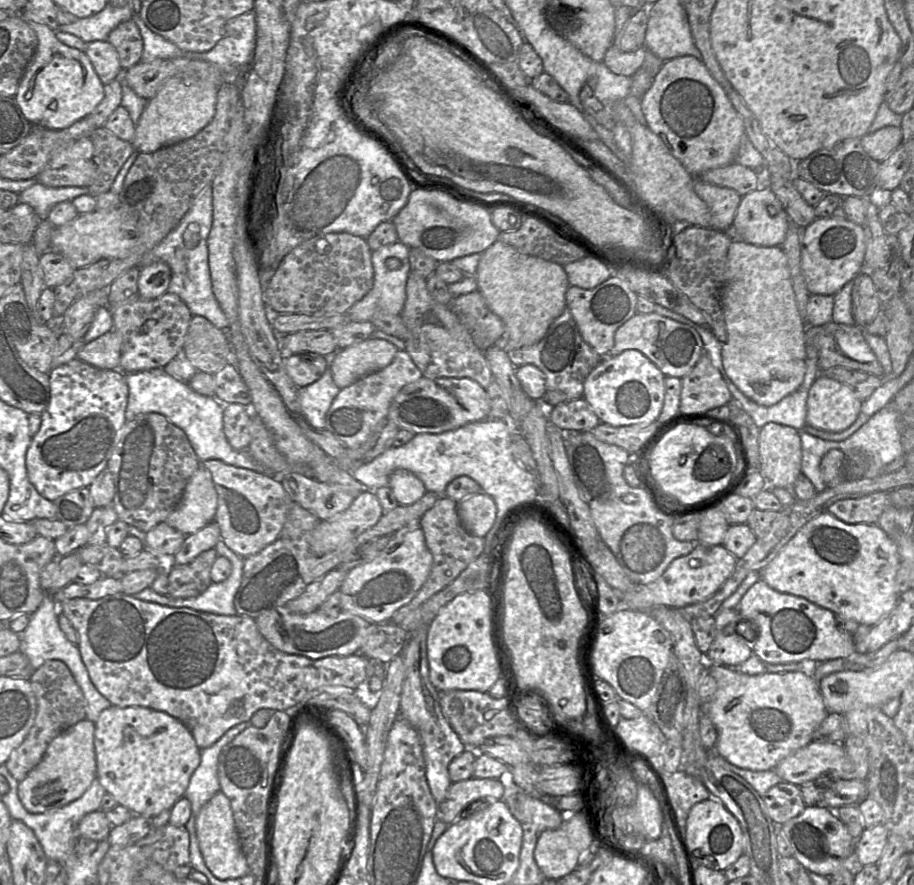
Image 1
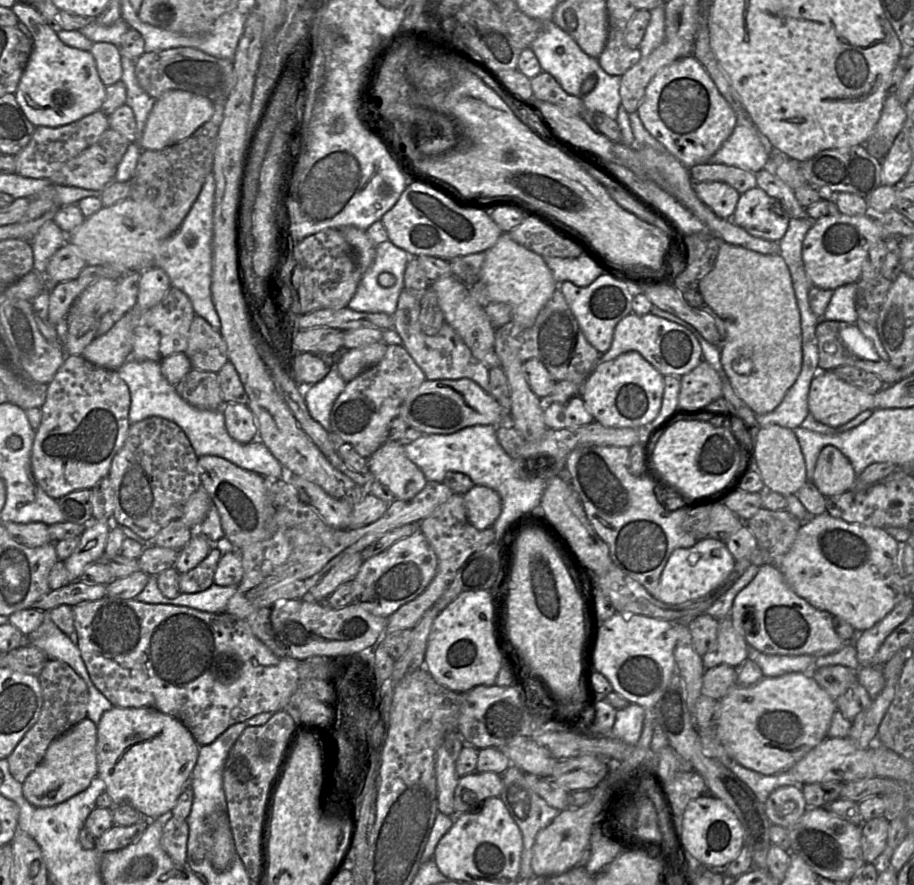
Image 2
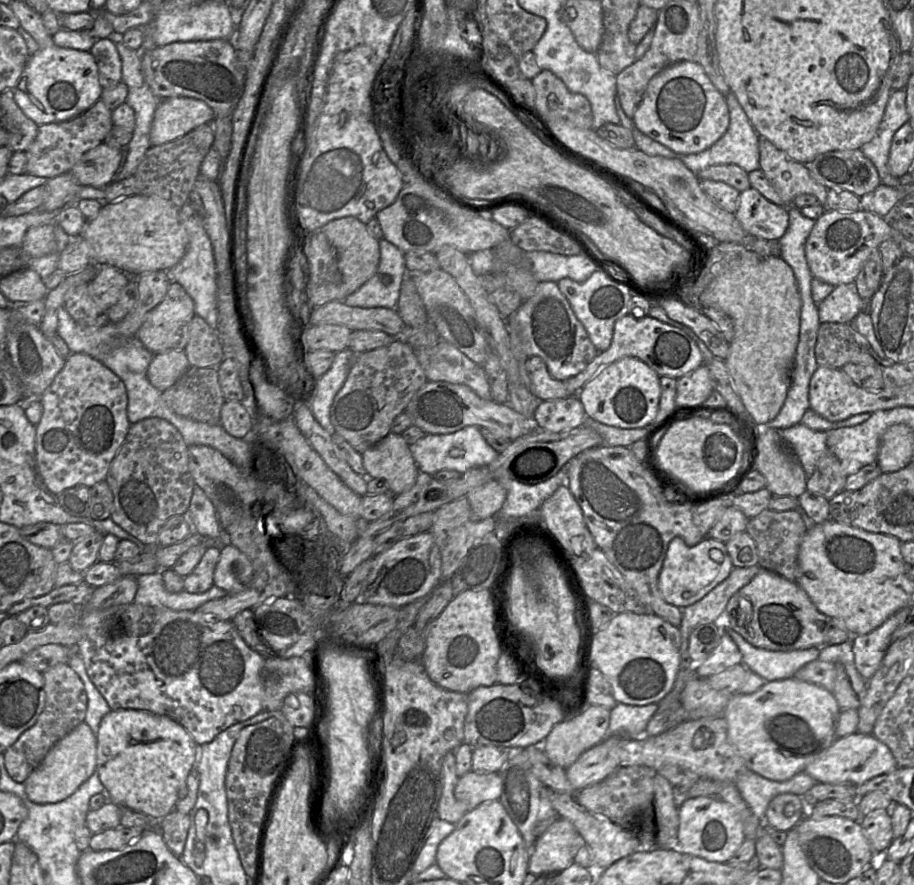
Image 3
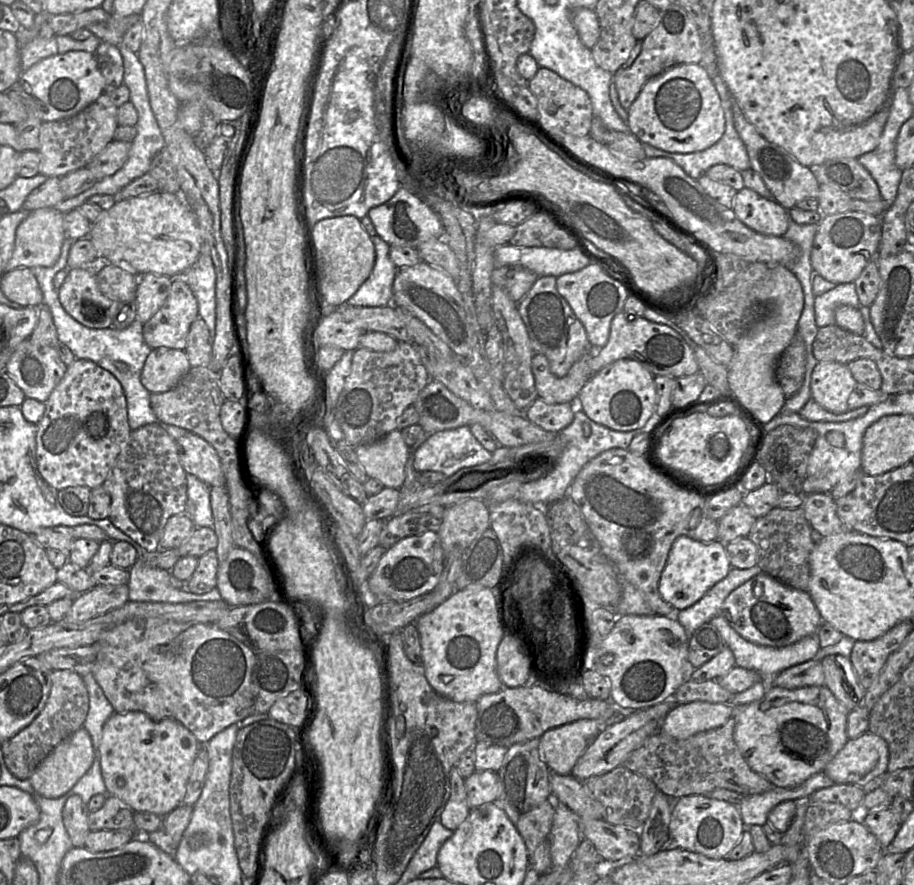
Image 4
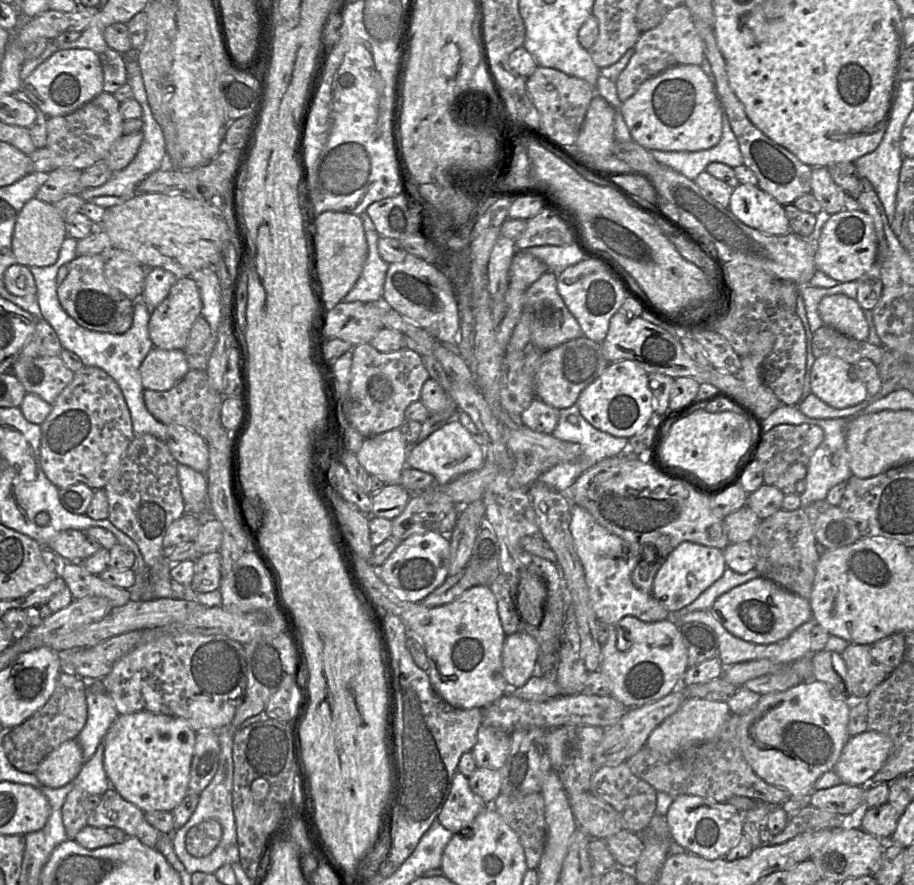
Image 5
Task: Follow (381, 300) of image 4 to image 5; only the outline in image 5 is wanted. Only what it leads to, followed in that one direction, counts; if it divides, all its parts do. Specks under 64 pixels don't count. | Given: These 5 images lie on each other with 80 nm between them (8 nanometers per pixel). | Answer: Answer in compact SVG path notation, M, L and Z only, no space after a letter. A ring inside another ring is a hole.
M375 231L365 232L367 258L361 275L353 288L344 297L344 302L373 302L383 299L384 284L389 264L378 253L379 234Z

